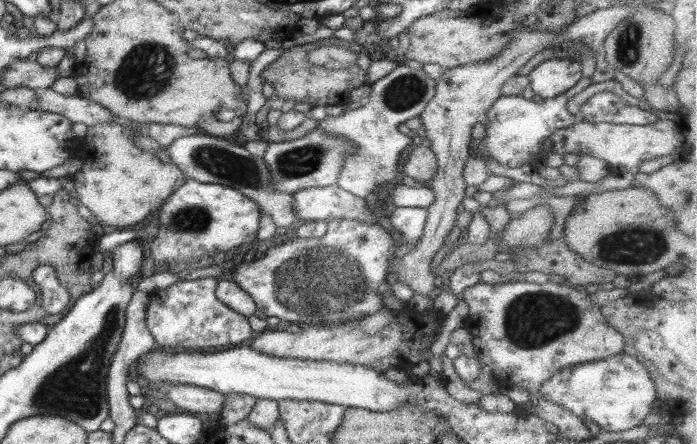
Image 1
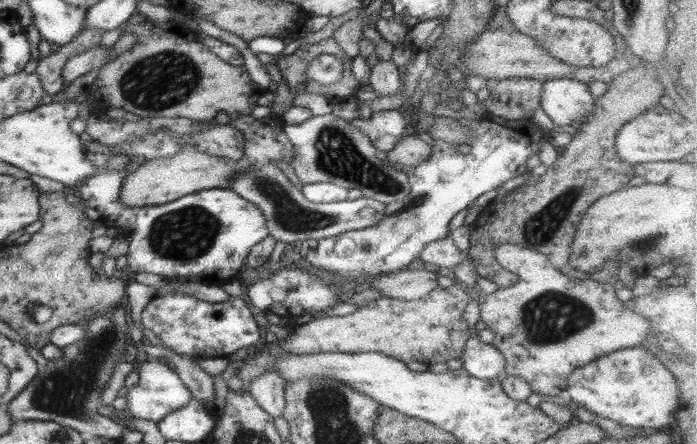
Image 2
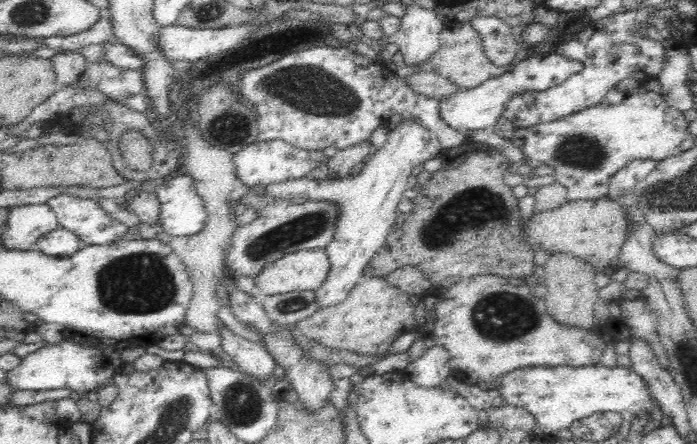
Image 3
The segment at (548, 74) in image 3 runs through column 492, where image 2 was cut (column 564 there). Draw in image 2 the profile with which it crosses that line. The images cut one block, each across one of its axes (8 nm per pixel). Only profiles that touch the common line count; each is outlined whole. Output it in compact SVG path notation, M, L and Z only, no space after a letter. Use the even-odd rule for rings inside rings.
M576 79L543 81L540 104L555 128L570 128L573 120L584 122L592 114L594 101L588 85Z

